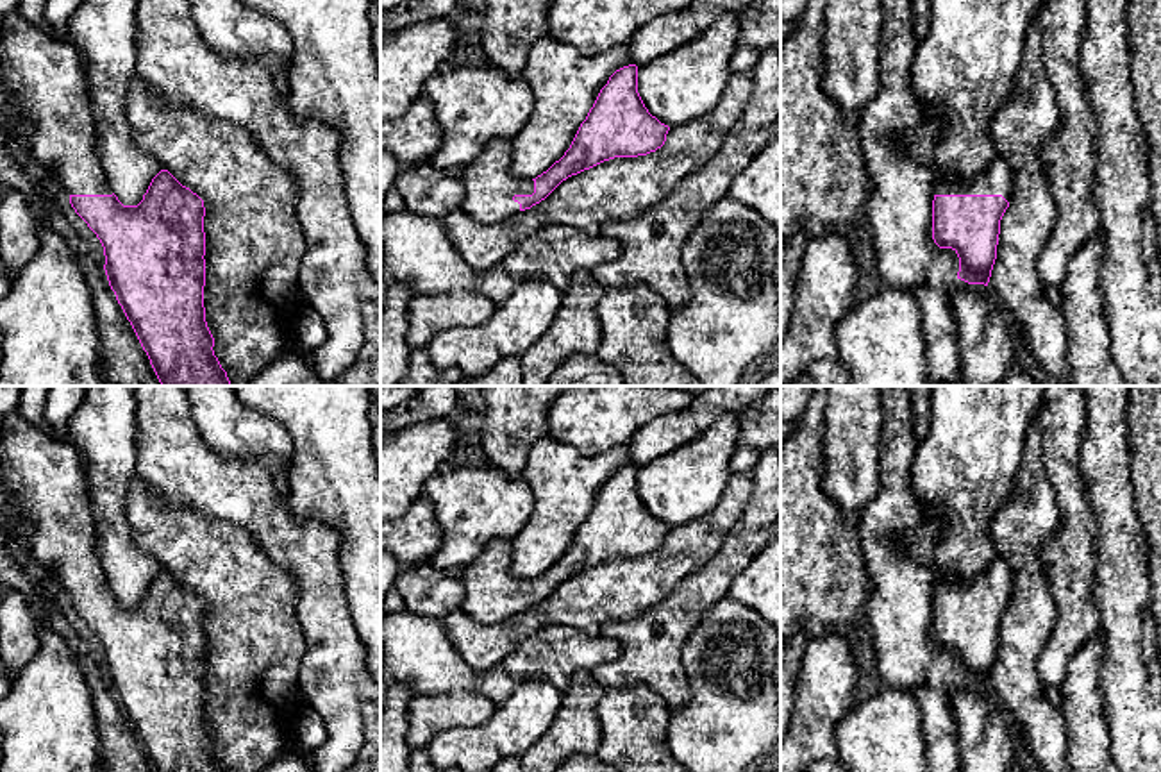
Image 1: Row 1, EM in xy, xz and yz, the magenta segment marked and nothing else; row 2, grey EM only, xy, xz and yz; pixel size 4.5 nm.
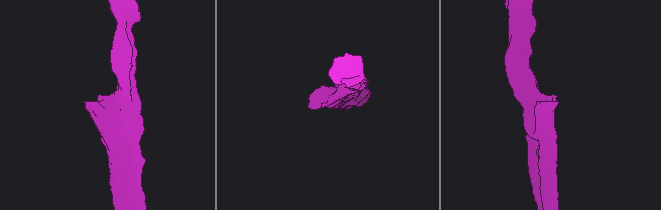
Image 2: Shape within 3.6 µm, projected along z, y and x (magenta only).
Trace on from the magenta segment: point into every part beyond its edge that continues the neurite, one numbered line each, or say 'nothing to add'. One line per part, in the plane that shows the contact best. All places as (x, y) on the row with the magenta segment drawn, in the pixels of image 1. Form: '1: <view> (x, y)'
1: yz (997, 179)

